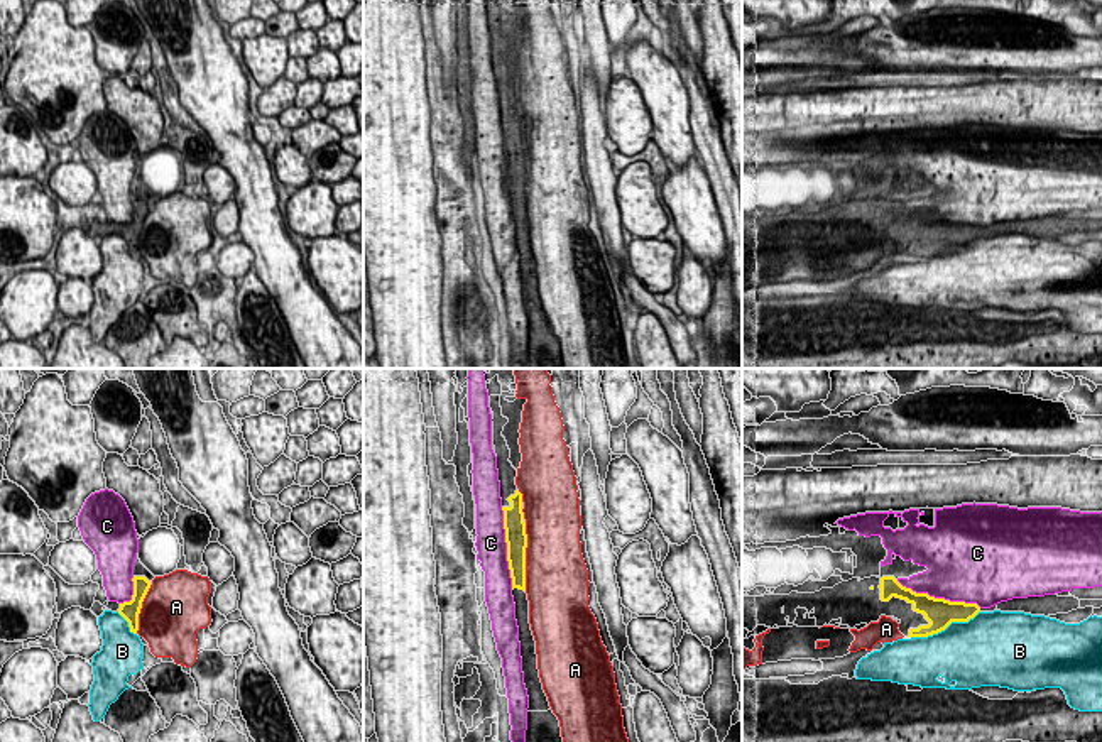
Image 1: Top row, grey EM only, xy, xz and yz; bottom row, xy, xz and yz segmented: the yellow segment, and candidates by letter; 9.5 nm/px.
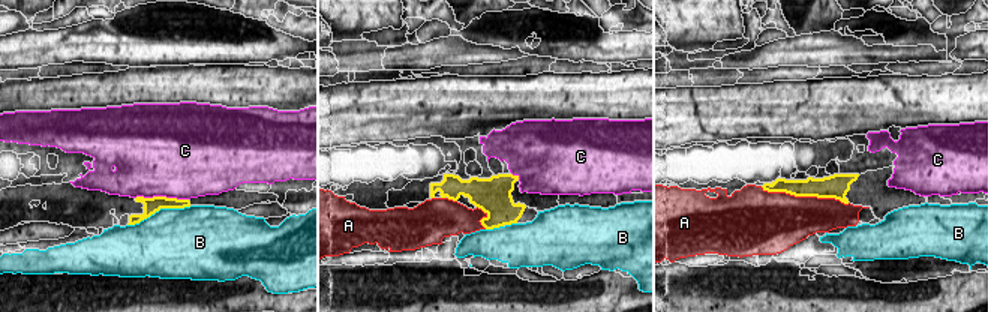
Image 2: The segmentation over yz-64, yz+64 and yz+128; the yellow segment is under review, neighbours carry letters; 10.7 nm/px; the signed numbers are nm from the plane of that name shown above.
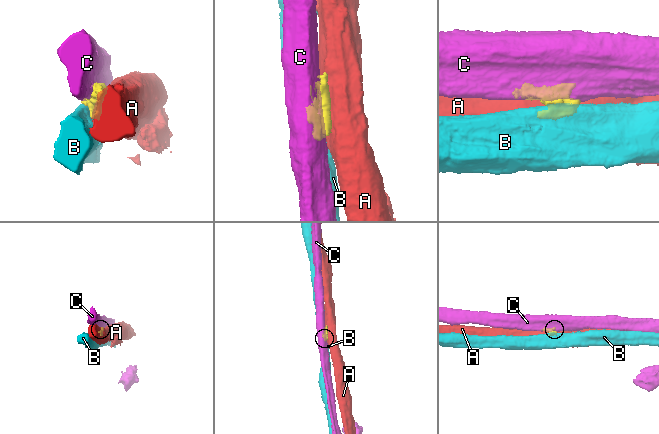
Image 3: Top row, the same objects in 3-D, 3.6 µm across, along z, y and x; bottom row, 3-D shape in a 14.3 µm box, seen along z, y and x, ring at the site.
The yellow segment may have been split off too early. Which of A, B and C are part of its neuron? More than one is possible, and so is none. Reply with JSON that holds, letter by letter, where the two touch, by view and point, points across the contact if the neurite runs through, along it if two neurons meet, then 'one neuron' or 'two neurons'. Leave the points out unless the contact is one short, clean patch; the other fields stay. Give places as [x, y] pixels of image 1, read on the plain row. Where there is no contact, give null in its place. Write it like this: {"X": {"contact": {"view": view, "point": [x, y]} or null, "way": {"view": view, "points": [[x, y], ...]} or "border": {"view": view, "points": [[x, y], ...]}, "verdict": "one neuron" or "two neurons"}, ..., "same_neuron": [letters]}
{"A": {"contact": {"view": "xz", "point": [524, 178]}, "verdict": "two neurons"}, "B": {"contact": {"view": "yz", "point": [945, 249]}, "verdict": "two neurons"}, "C": {"contact": {"view": "yz", "point": [938, 220]}, "verdict": "two neurons"}, "same_neuron": []}

